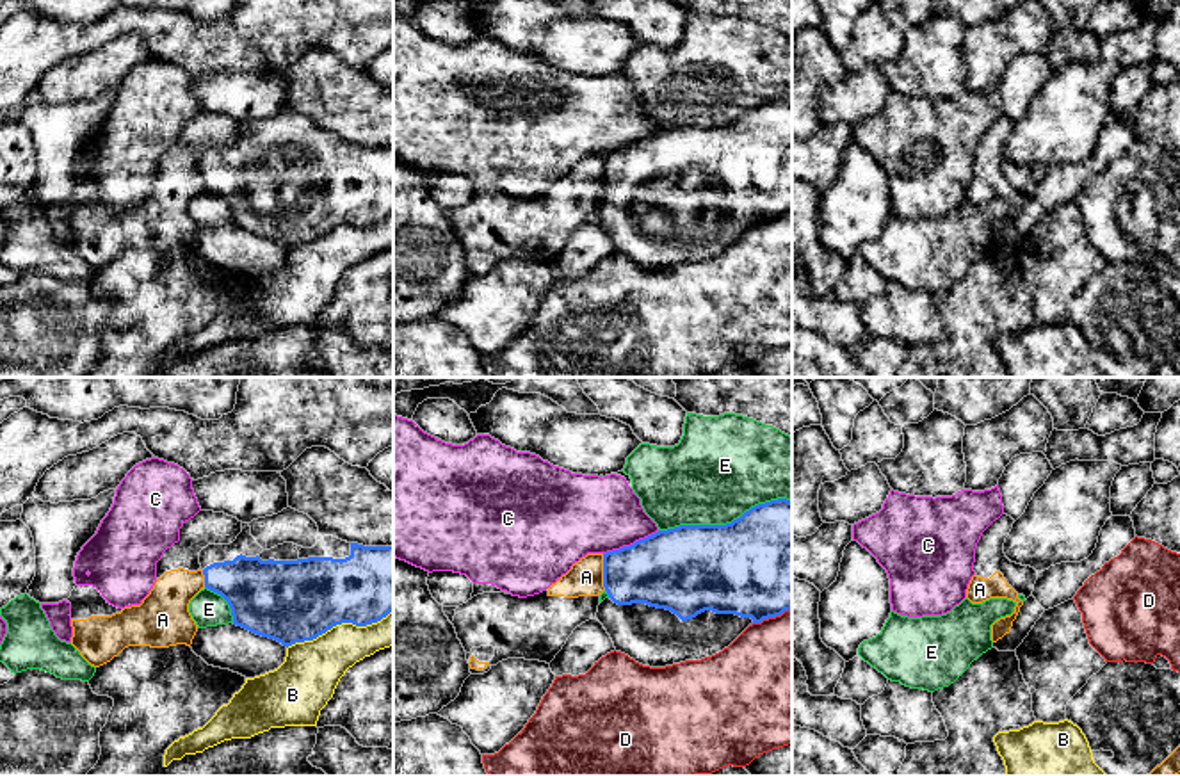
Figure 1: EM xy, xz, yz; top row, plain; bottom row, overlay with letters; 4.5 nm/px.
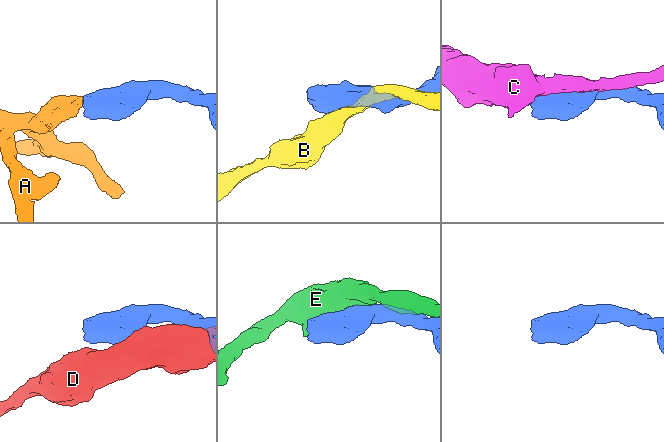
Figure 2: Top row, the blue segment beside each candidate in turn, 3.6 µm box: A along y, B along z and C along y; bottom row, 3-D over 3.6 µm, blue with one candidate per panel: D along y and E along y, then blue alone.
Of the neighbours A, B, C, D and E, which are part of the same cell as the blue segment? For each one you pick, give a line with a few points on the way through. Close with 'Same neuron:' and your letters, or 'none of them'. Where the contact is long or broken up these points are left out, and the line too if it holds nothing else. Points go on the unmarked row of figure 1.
Same neuron: none of them

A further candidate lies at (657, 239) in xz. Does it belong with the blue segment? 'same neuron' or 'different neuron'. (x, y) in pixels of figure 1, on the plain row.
same neuron

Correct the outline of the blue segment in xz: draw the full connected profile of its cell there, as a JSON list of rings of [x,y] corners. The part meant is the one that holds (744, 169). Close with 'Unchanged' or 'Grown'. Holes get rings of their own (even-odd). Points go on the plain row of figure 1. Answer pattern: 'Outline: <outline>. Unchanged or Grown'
Outline: [[[771,101],[726,126],[680,126],[607,153],[603,189],[609,198],[598,206],[596,221],[610,237],[616,253],[650,269],[712,258],[728,249],[751,224],[792,210],[792,103]]]. Grown

